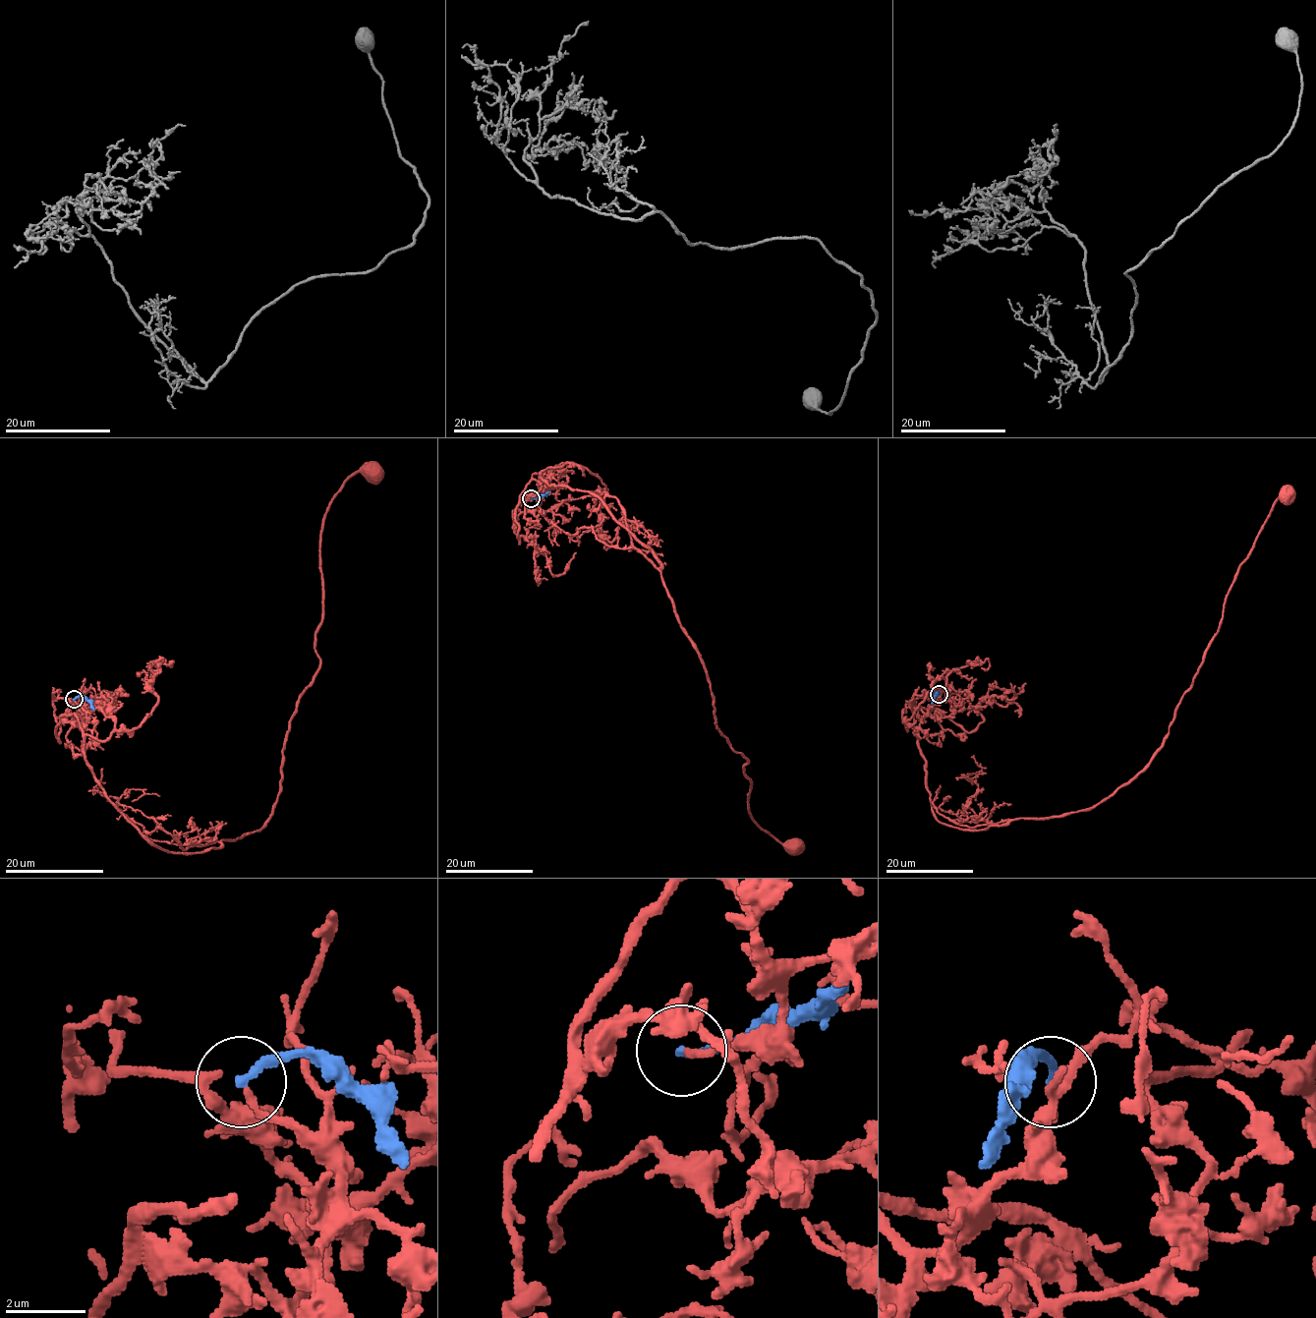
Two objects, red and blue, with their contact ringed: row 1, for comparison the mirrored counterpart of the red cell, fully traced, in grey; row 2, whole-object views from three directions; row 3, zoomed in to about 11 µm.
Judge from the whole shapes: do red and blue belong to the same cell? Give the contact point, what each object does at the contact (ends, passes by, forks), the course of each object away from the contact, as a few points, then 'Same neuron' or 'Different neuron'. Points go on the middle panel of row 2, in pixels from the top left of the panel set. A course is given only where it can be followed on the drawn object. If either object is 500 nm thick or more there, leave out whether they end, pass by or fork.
Place: (531, 498). At the ring red ends. At the ring blue ends. Course of red: (532, 498), (539, 473), (590, 491), (650, 549), (715, 726), (748, 761), (751, 817), (794, 846). Course of blue: (532, 498), (548, 490). Same neuron

